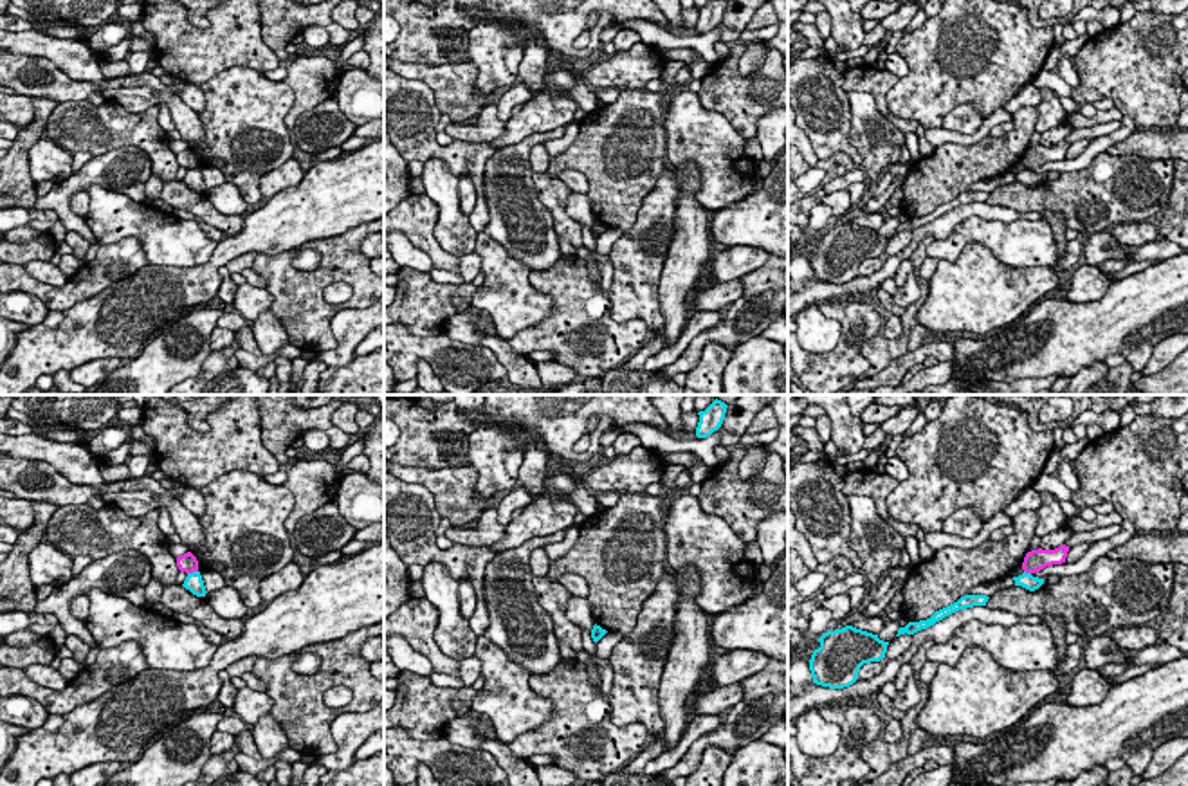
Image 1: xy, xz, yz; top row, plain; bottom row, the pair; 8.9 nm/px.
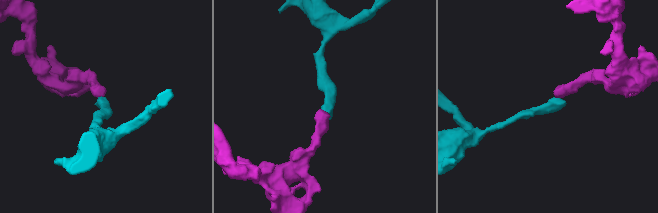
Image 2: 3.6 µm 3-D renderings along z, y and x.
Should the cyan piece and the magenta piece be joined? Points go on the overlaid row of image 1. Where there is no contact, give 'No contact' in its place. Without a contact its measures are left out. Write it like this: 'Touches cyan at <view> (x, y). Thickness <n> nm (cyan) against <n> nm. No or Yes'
Touches cyan at xy (193, 572). Thickness 160 nm (cyan) against 170 nm. No

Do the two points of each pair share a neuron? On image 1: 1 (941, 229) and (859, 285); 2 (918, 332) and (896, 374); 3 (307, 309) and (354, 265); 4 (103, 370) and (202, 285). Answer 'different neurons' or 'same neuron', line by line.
1: same neuron
2: different neurons
3: same neuron
4: different neurons

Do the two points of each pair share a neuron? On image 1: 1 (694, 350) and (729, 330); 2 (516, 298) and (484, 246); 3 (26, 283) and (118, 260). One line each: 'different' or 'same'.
1: same
2: same
3: same

